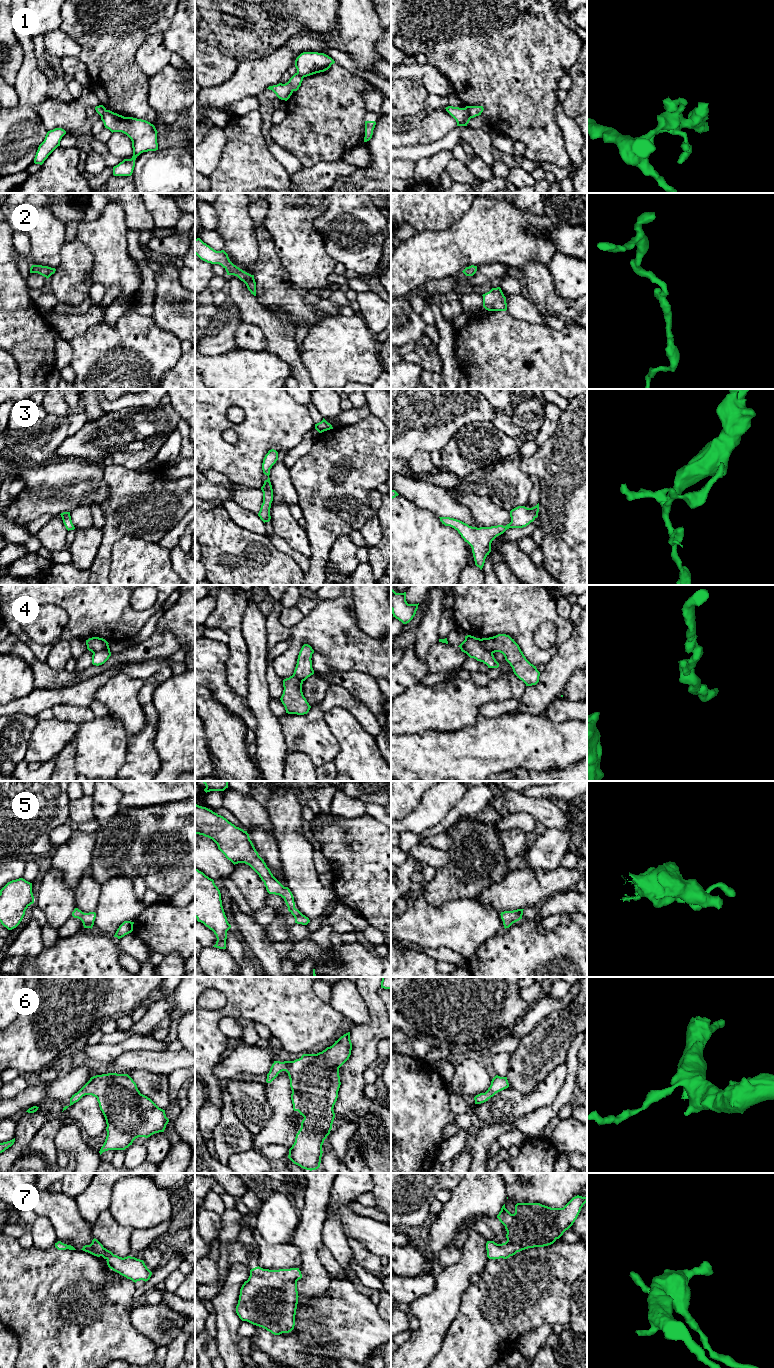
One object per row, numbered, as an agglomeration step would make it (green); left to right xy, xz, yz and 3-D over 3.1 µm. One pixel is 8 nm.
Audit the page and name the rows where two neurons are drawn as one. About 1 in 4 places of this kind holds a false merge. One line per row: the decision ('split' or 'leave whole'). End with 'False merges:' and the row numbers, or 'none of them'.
1: split
2: leave whole
3: leave whole
4: split
5: leave whole
6: leave whole
7: leave whole
False merges: 1, 4

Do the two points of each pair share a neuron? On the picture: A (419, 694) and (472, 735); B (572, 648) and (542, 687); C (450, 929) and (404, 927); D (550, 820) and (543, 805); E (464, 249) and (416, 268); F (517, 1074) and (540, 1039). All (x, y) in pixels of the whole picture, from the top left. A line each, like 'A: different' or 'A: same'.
A: different
B: same
C: same
D: same
E: same
F: same

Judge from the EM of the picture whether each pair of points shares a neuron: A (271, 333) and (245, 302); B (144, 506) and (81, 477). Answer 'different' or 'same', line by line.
A: same
B: different

